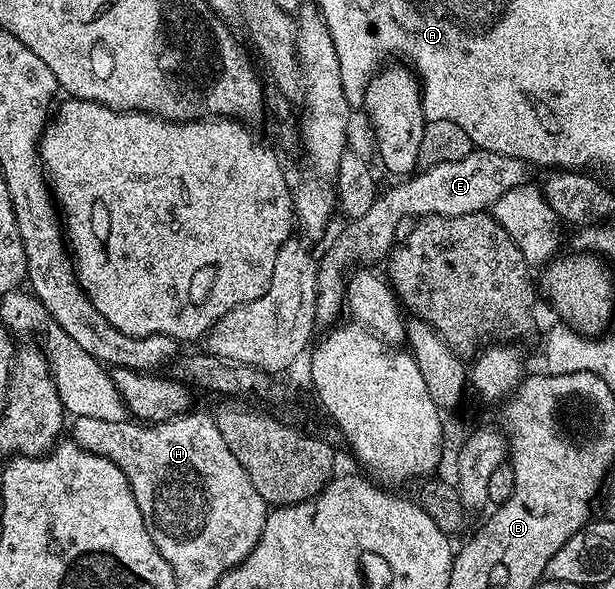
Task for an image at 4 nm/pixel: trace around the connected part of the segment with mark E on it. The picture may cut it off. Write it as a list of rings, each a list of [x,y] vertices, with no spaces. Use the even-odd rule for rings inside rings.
[[[473,149],[462,160],[450,163],[437,164],[407,179],[387,191],[385,189],[377,196],[375,203],[371,204],[371,209],[366,215],[348,221],[347,225],[333,242],[333,246],[326,252],[324,258],[320,259],[317,271],[317,298],[316,298],[316,318],[320,325],[326,326],[336,323],[337,316],[345,308],[345,275],[341,264],[355,264],[363,266],[371,264],[367,262],[384,261],[392,251],[397,240],[395,236],[401,222],[407,217],[422,218],[431,215],[469,215],[488,211],[495,200],[509,192],[511,188],[521,187],[529,181],[530,163],[525,162],[519,157],[503,156],[501,153],[491,152],[490,150]]]

